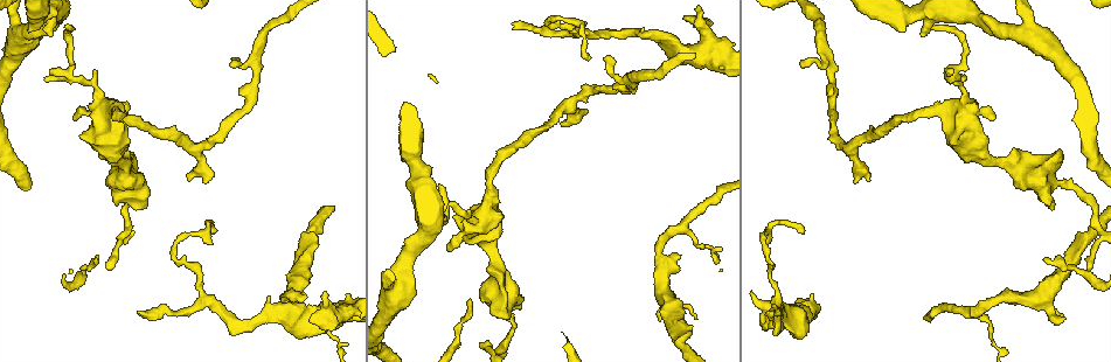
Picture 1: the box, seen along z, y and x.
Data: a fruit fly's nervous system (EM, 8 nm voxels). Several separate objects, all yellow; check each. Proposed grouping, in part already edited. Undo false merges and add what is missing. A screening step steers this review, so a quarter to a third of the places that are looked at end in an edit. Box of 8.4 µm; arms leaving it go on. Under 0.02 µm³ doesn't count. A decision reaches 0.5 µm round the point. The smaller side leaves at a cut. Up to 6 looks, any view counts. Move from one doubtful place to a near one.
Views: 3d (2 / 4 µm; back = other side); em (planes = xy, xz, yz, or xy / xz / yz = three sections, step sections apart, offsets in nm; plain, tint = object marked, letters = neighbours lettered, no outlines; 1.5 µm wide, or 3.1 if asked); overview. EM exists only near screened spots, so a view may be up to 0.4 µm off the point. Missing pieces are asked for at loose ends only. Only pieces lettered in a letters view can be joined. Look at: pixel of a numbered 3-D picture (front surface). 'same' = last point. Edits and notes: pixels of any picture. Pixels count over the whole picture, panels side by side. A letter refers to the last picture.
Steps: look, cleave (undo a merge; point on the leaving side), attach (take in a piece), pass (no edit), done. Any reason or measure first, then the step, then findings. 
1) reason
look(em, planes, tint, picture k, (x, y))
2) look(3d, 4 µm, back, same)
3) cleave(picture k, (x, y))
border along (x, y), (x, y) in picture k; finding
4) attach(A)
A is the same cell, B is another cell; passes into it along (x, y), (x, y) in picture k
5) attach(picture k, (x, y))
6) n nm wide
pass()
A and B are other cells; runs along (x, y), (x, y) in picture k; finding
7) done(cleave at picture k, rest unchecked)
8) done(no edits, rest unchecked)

thin end
look(em, planes, letters, picture 1, (696, 317))

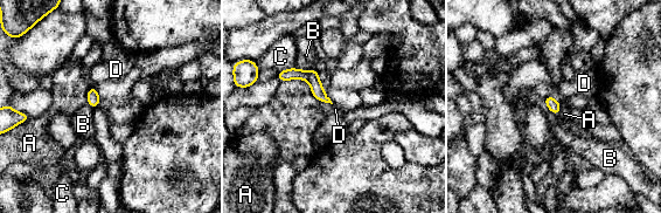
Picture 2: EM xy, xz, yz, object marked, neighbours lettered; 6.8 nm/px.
pass()
A, B, C and D are other cells; border along (280, 81), (305, 80), (319, 101) in picture 2; no lettered piece goes on from it

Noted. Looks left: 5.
thin end
look(em, xz, step 8, tint, picture 1, (190, 180))

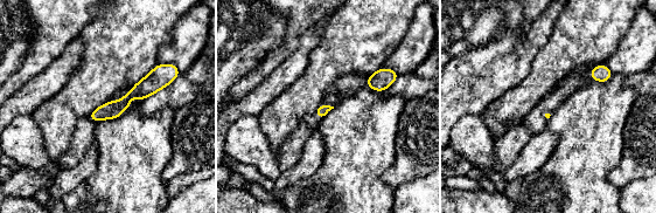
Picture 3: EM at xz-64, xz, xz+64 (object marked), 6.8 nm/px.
look(em, planes, letters, same)

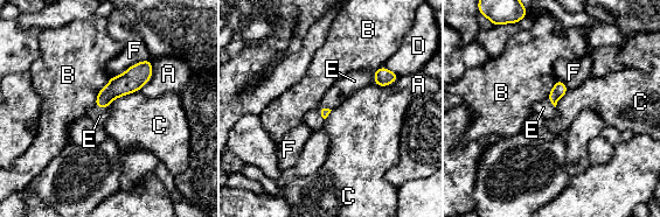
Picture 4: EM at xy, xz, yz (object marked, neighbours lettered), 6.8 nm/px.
attach(E)
E is the same cell, A, B, C, D and F are other cells; passes into it along (126, 83), (101, 107), (99, 116) in picture 4; it goes on there

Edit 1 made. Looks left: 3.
look(overview)

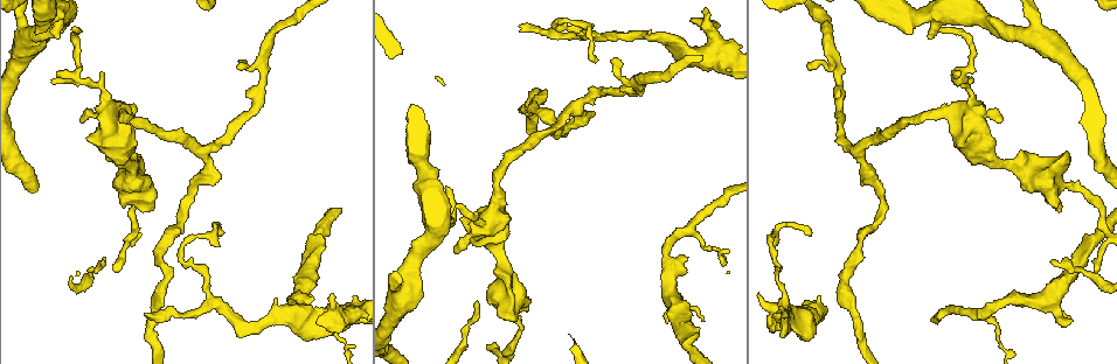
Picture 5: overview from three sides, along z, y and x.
abrupt turn
look(em, planes, plain, picture 5, (558, 28))

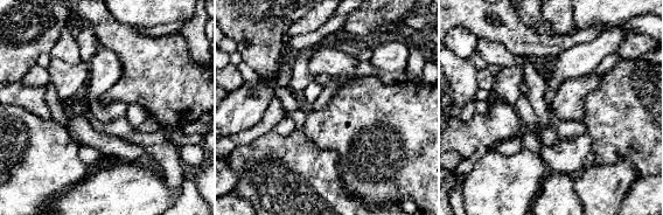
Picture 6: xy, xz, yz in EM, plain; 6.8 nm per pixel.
see the neighbours
look(em, planes, letters, same)

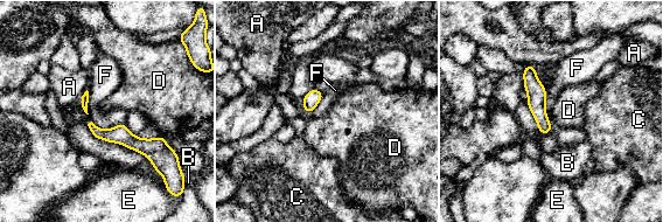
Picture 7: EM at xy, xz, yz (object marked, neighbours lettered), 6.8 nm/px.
F touches over 380 nm
pass()
A, B, C, D, E and F are other cells; border along (535, 69), (545, 91), (549, 122) in picture 7; all the same neuron

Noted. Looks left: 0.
done(attach at picture 4, rest unchecked)

